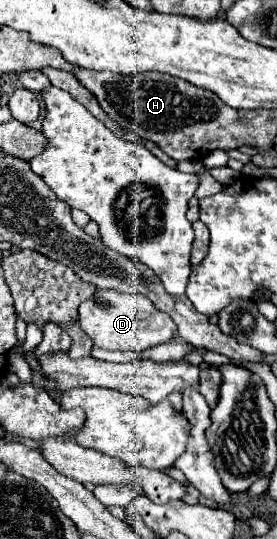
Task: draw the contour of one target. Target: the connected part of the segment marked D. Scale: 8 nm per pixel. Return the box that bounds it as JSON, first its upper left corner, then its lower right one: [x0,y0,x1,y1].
[80,289,176,351]

